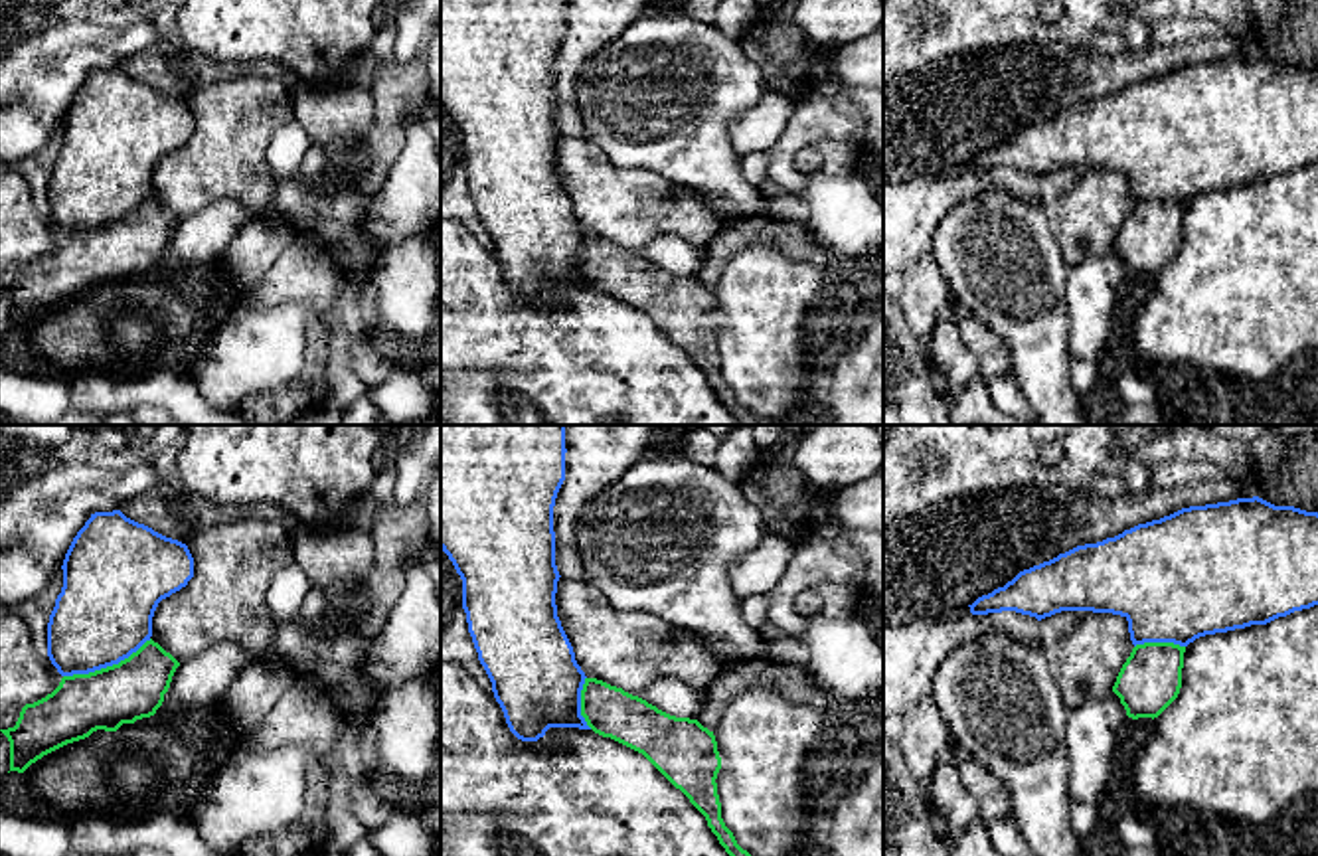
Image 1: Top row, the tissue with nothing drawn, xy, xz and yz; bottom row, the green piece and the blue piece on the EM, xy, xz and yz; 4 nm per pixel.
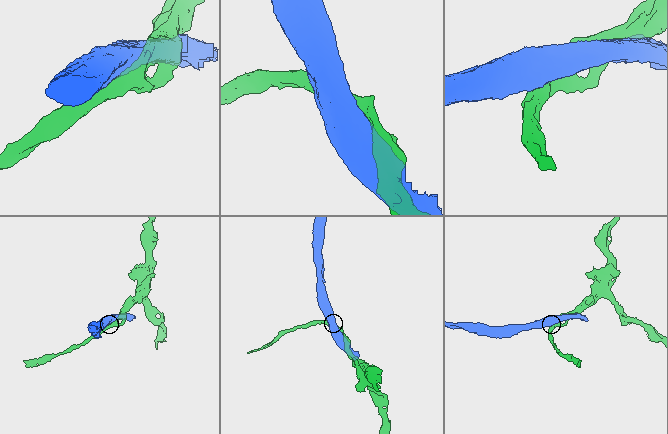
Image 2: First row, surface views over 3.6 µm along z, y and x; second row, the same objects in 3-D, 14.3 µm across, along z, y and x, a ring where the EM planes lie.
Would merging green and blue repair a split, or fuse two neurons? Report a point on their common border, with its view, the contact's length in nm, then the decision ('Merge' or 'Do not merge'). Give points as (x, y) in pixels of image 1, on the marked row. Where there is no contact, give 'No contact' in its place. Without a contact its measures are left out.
Touches green at xy (107, 667). Shared border 400 nm. Do not merge

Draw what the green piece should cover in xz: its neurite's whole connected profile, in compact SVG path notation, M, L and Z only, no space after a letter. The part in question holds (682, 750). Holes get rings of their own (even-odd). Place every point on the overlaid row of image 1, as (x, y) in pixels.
M585 678L581 716L595 733L642 753L705 816L729 856L751 856L721 818L715 783L721 757L713 731L597 678Z

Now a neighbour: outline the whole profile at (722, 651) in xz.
M701 635L705 646L709 648L709 652L719 660L721 668L733 664L733 662L743 662L749 660L747 656L743 656L739 650L735 650L733 646L729 646L723 641L717 641L713 637Z

